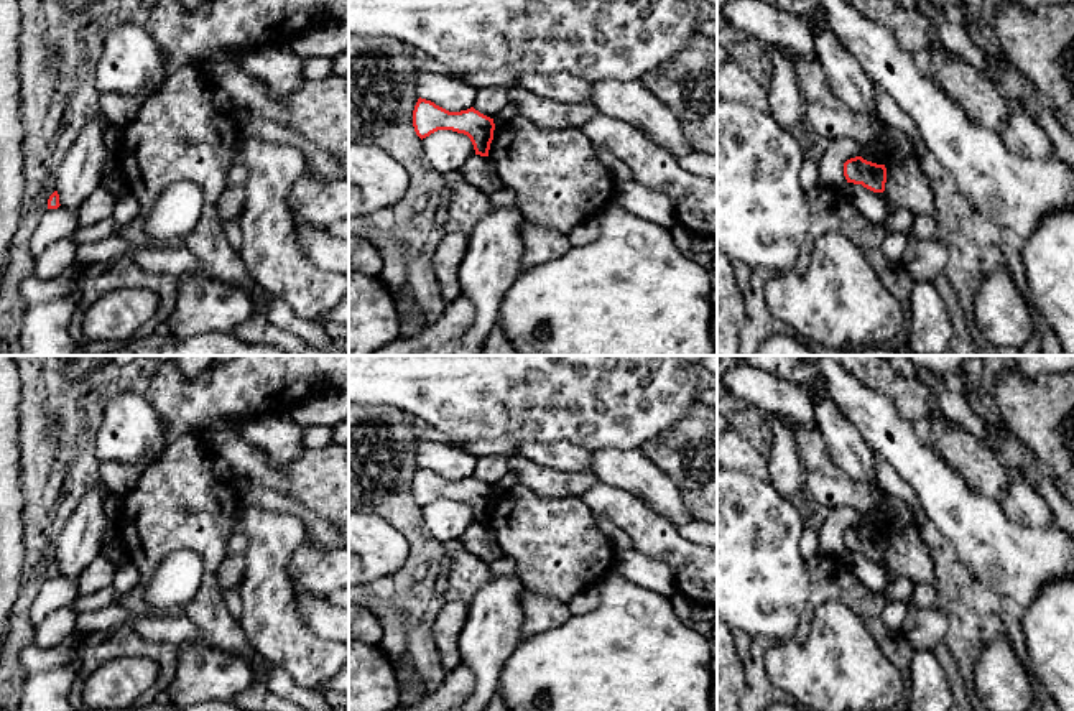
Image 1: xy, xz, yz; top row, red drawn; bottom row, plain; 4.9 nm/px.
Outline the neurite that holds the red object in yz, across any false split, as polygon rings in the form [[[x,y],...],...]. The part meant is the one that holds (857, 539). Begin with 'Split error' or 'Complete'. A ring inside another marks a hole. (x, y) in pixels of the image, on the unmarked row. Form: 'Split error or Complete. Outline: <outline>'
Complete. Outline: [[[862,525],[850,527],[844,532],[844,545],[847,551],[862,553],[873,561],[883,561],[887,551],[885,533],[877,533]]]

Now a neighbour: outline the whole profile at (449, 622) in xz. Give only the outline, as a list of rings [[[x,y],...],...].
[[[452,601],[446,604],[434,622],[434,642],[446,672],[457,668],[462,660],[459,653],[459,635],[469,614],[469,604]]]

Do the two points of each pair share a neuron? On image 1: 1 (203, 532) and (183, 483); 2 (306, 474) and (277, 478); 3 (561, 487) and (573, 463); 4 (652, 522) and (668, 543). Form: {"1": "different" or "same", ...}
{"1": "same", "2": "same", "3": "different", "4": "same"}

